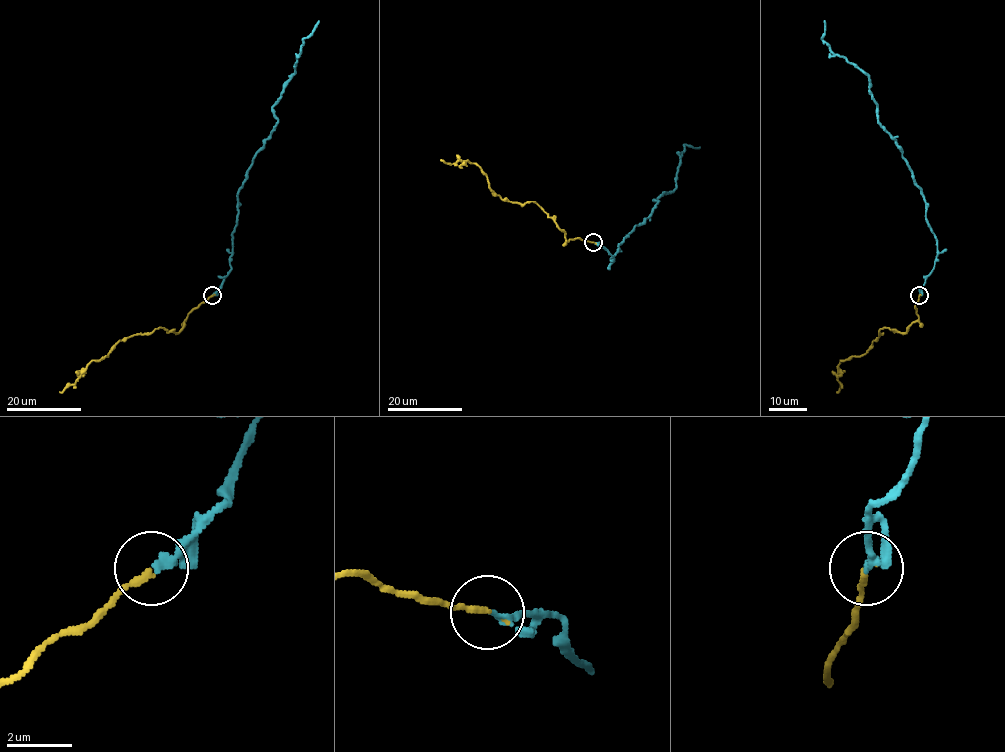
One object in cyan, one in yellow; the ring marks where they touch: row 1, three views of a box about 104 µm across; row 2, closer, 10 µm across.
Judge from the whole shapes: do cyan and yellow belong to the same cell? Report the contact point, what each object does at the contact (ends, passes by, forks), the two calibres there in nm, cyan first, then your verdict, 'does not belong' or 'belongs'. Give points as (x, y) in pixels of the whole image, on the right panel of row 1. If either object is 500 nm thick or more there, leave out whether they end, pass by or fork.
(919, 295) | cyan passes by | yellow ends | 160/200 nm | belongs

